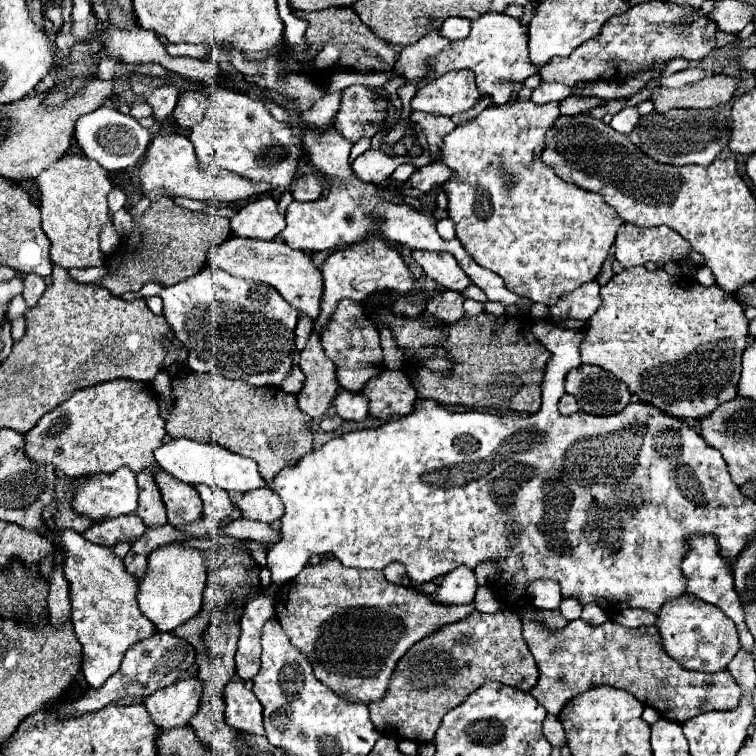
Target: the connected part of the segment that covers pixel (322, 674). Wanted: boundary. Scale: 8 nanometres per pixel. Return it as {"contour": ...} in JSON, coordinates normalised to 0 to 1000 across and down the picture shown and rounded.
{"contour":[[[426,738],[423,746],[418,746],[418,749],[405,749],[389,767],[378,770],[378,772],[368,780],[368,786],[362,788],[362,804],[365,804],[365,817],[368,817],[368,823],[373,825],[376,836],[381,839],[384,849],[386,849],[397,862],[402,862],[402,865],[407,868],[407,876],[410,876],[410,881],[415,884],[418,897],[421,897],[423,902],[429,902],[434,910],[439,910],[442,915],[447,915],[450,921],[455,921],[455,923],[460,923],[460,926],[479,926],[483,931],[508,923],[508,918],[511,918],[511,913],[513,913],[513,899],[516,899],[516,894],[519,894],[519,889],[521,889],[526,873],[540,862],[540,857],[542,857],[548,849],[558,847],[561,841],[571,839],[577,831],[582,831],[582,828],[587,828],[587,825],[598,825],[598,823],[606,823],[606,820],[616,817],[616,815],[627,807],[627,802],[622,802],[622,804],[579,804],[579,802],[574,799],[574,794],[569,794],[569,788],[563,788],[563,786],[558,786],[558,783],[553,783],[553,780],[548,780],[548,778],[534,778],[534,775],[524,775],[524,772],[511,770],[505,754],[460,751],[460,749],[455,749],[455,746],[452,746],[450,741],[444,741],[444,738]]]}

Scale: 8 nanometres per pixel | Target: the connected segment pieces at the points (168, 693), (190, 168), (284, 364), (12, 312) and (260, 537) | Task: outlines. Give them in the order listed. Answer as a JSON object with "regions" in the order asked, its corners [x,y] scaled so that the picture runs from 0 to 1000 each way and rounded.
{"regions":[[[[249,897],[206,913],[188,931],[209,963],[233,963],[249,958],[249,950],[262,939],[267,913],[267,899]]],[[[217,177],[206,180],[193,198],[190,214],[183,225],[183,235],[188,241],[188,254],[196,257],[201,251],[217,251],[220,259],[233,262],[254,262],[254,265],[278,265],[278,267],[315,267],[315,265],[331,265],[339,259],[357,257],[357,243],[349,241],[333,241],[325,238],[310,228],[302,225],[280,225],[262,217],[259,204],[254,198],[254,188],[243,177]]],[[[270,352],[262,362],[235,373],[230,378],[193,376],[188,392],[212,392],[217,397],[217,421],[230,444],[249,463],[249,487],[254,492],[291,492],[304,503],[323,503],[333,511],[370,511],[373,503],[386,492],[392,458],[389,434],[394,426],[394,410],[386,407],[370,389],[354,376],[312,368],[283,352]]],[[[24,389],[24,392],[13,399],[13,405],[11,405],[11,423],[19,423],[19,421],[29,418],[32,413],[34,413],[34,399],[32,399],[32,394]]],[[[315,685],[304,690],[294,706],[310,709],[315,714],[341,714],[347,720],[365,720],[370,714],[370,701],[360,701],[349,690],[331,690],[325,685]]]]}

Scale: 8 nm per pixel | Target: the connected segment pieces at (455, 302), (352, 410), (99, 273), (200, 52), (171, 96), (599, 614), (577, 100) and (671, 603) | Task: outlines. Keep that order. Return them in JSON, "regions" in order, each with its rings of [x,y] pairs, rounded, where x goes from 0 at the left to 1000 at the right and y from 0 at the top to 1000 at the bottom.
{"regions":[[[[587,384],[582,392],[571,392],[563,402],[563,413],[569,418],[574,418],[577,423],[585,423],[590,429],[603,426],[606,421],[614,418],[614,407],[611,407],[614,392],[608,386],[598,386],[598,384]]],[[[450,516],[450,521],[442,529],[444,548],[463,558],[479,558],[487,550],[487,529],[481,521],[466,521],[458,516]]],[[[132,352],[132,354],[116,354],[116,357],[90,357],[90,362],[93,362],[93,368],[98,370],[98,373],[103,373],[103,376],[122,376],[122,373],[127,373],[127,370],[132,370],[135,365],[138,365],[138,352]]],[[[220,58],[220,69],[225,74],[249,74],[249,77],[272,77],[275,63],[259,58]]],[[[185,108],[177,110],[177,122],[181,127],[193,130],[193,135],[201,140],[201,153],[209,159],[220,159],[235,135],[237,119],[233,114],[214,114],[214,116],[198,116]]],[[[772,799],[767,817],[770,817],[772,823],[778,823],[778,825],[796,825],[796,823],[804,820],[802,810],[799,810],[791,799]]],[[[757,124],[757,127],[751,127],[746,132],[746,138],[741,138],[741,148],[743,151],[751,151],[751,153],[759,153],[759,151],[778,148],[786,140],[794,140],[794,138],[796,138],[796,132],[788,130],[788,127],[772,127],[772,130],[767,130],[767,127],[759,127]]],[[[902,786],[892,794],[884,794],[868,820],[868,831],[876,841],[878,862],[892,870],[902,884],[923,886],[923,889],[952,889],[960,886],[963,876],[979,860],[974,825],[955,812],[952,804],[937,799],[921,788]]]]}

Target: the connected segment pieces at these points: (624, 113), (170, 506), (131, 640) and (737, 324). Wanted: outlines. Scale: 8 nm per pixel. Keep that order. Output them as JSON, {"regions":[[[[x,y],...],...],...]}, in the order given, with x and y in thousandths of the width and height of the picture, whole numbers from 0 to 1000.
{"regions":[[[[828,140],[828,143],[823,143],[817,151],[810,153],[807,167],[810,167],[815,175],[820,175],[820,177],[833,177],[836,169],[841,167],[841,161],[844,161],[844,146],[836,143],[836,140]]],[[[214,622],[206,630],[206,640],[214,651],[214,659],[220,661],[222,690],[228,696],[251,693],[251,690],[267,685],[270,664],[265,659],[265,653],[257,648],[257,643],[235,638],[228,630],[220,630],[220,624],[214,624]]],[[[98,701],[74,704],[74,714],[87,730],[85,759],[93,770],[95,825],[111,865],[108,889],[122,910],[132,910],[157,885],[171,854],[206,839],[206,831],[183,802],[183,767],[169,759],[148,725],[122,720]]],[[[852,352],[828,354],[820,362],[812,362],[810,370],[796,378],[794,389],[796,389],[796,402],[788,410],[788,415],[772,431],[772,452],[767,455],[770,481],[788,481],[788,484],[810,492],[817,503],[823,503],[831,511],[831,516],[836,519],[839,526],[844,526],[847,532],[862,534],[862,537],[873,540],[878,548],[892,550],[892,553],[926,556],[931,550],[939,550],[939,545],[944,545],[952,534],[966,532],[966,529],[974,526],[974,508],[976,508],[976,500],[979,500],[979,492],[981,492],[979,476],[981,476],[981,466],[987,460],[987,444],[989,444],[989,423],[987,423],[984,410],[976,402],[976,397],[971,397],[971,392],[966,392],[963,386],[955,386],[950,378],[929,378],[915,365],[889,365],[878,354],[854,357]]]]}

